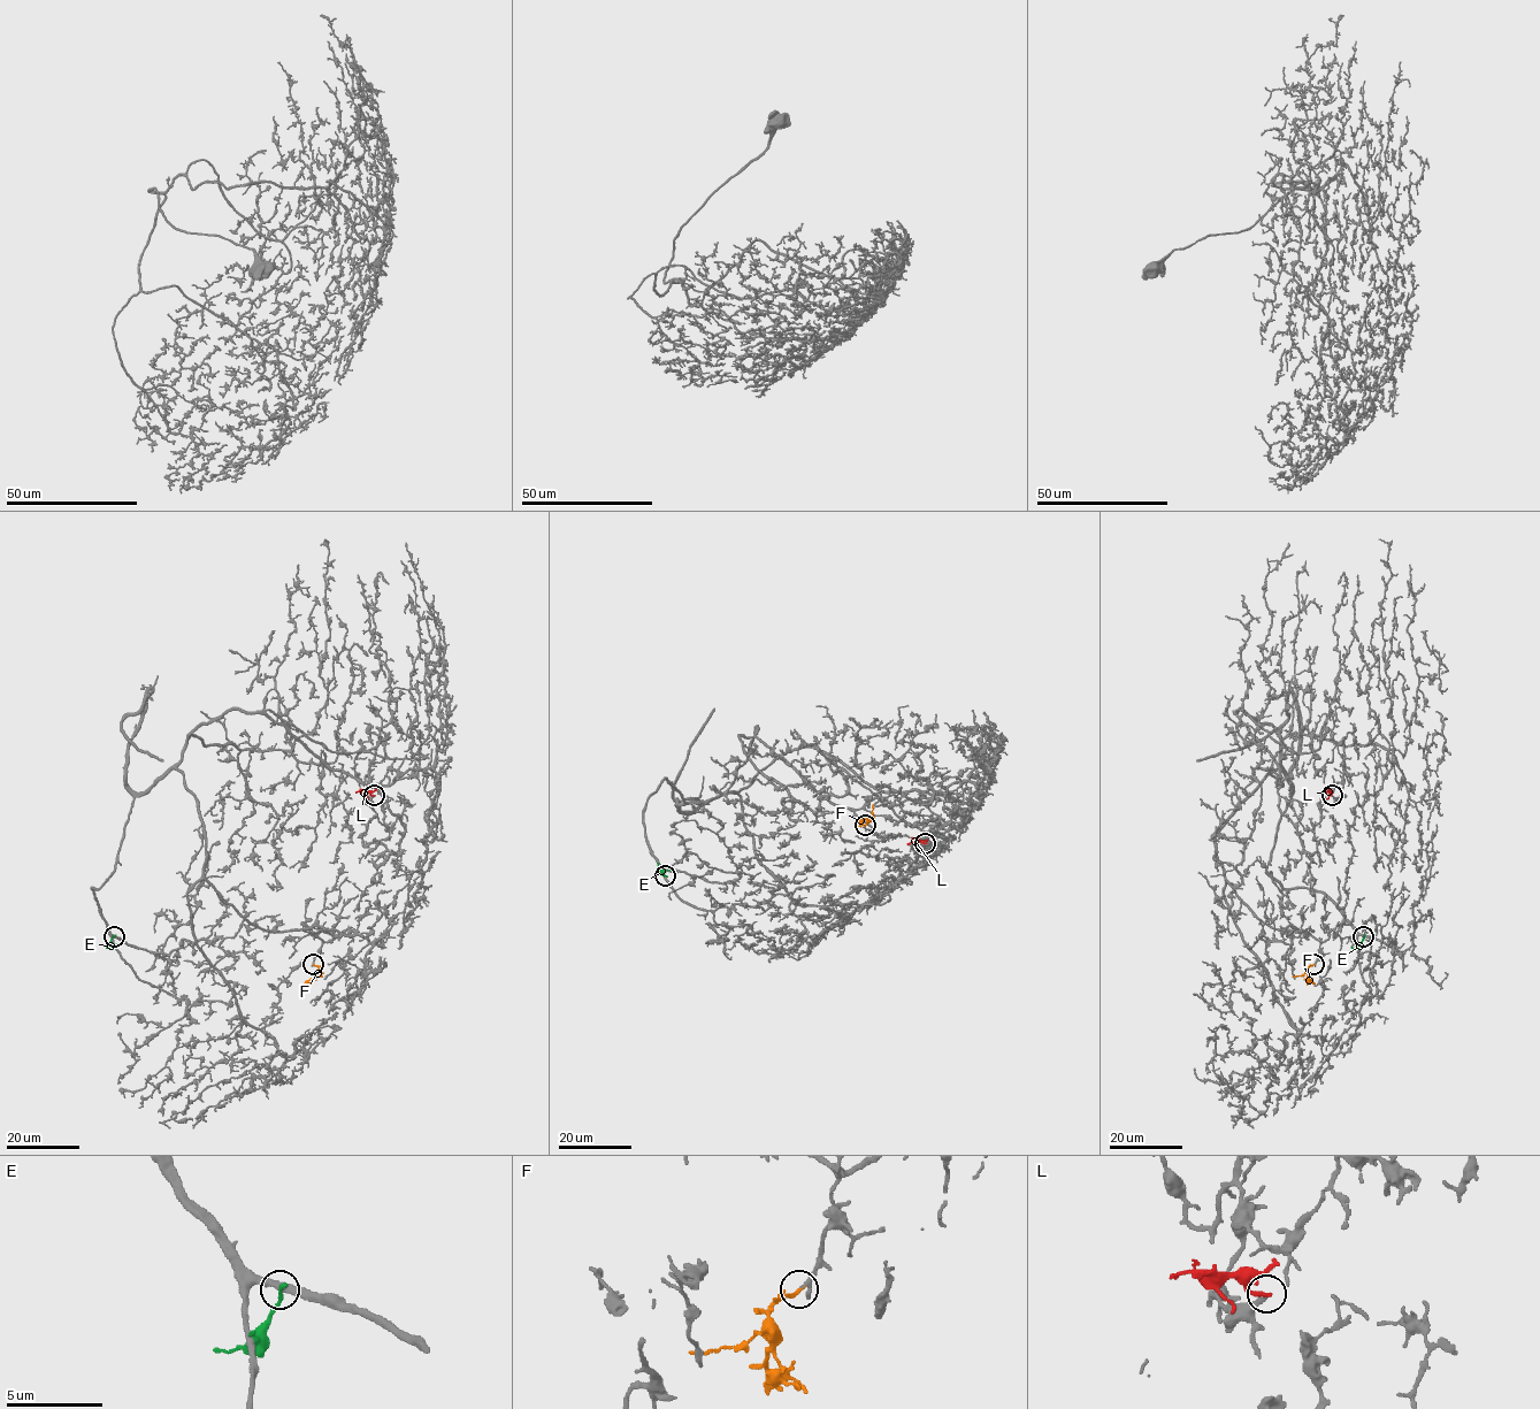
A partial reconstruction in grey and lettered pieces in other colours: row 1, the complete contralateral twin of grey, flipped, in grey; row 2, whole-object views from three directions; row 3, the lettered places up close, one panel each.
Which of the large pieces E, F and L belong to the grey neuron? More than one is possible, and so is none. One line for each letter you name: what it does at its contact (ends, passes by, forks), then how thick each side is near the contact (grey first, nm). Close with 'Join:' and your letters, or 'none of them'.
F: it ends | 160/200 nm
Join: F

